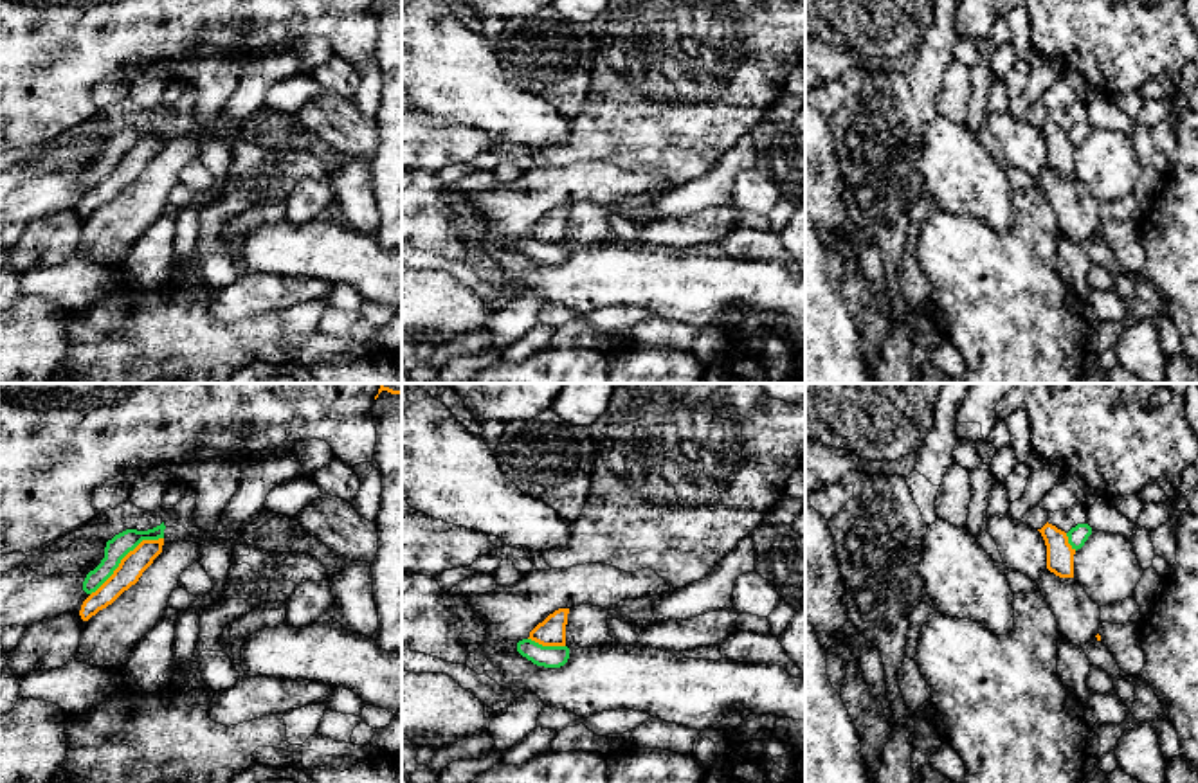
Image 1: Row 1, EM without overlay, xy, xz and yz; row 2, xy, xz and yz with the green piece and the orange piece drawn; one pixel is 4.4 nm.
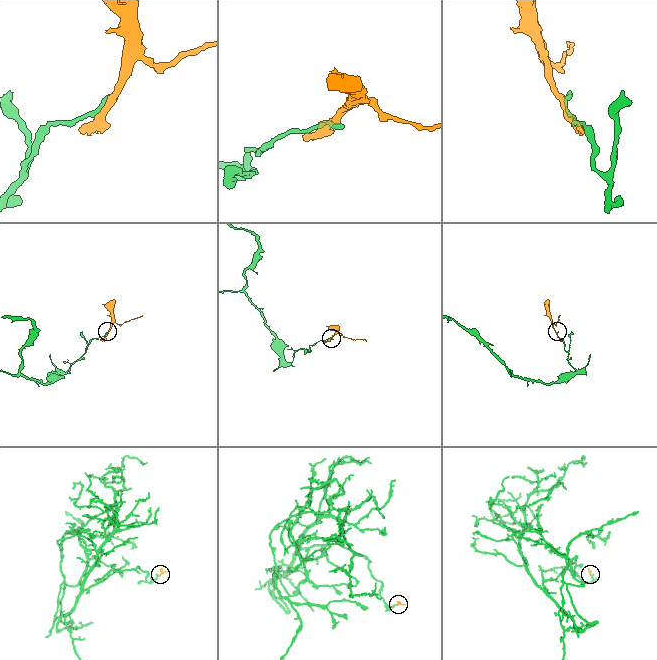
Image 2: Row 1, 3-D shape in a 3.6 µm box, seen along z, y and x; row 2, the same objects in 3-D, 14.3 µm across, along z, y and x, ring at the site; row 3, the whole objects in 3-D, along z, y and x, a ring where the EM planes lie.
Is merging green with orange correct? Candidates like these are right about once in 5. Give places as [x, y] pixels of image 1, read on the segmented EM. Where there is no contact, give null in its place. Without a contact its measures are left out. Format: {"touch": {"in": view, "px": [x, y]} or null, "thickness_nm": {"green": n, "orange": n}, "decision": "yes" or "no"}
{"touch": {"in": "xy", "px": [125, 555]}, "thickness_nm": {"green": 100, "orange": 110}, "decision": "no"}

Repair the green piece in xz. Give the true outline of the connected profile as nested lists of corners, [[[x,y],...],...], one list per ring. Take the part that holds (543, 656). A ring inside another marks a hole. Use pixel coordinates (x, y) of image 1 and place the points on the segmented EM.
[[[531,639],[517,643],[517,652],[537,666],[560,668],[569,659],[567,646],[542,646]]]

